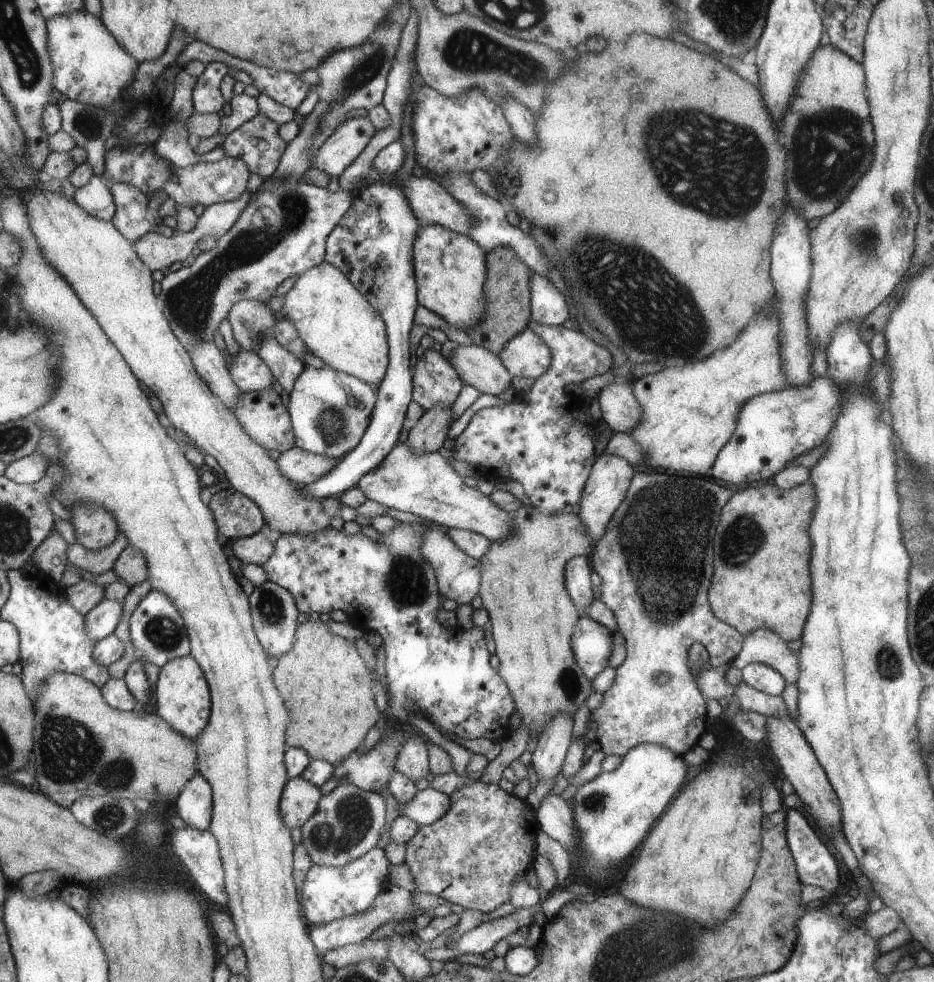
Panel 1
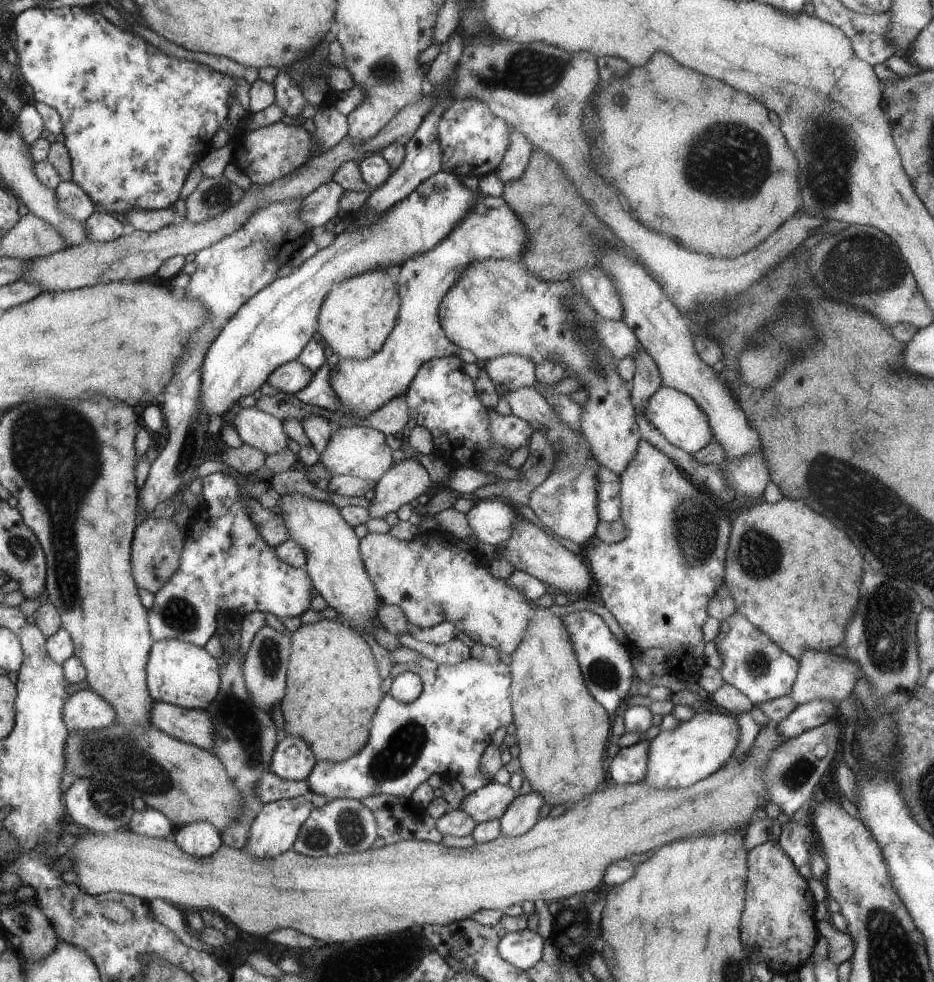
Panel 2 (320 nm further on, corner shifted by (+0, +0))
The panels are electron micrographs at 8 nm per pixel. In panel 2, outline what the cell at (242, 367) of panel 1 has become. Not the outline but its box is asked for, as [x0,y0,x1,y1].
[266,359,316,394]

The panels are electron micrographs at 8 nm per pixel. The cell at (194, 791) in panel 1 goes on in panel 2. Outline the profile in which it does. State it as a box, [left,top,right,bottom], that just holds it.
[172,821,223,858]

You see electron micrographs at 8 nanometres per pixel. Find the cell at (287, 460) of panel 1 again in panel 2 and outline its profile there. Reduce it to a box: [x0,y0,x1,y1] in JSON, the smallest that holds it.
[320,425,392,483]

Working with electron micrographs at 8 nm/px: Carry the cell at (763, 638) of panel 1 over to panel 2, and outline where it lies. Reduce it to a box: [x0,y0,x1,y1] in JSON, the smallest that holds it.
[791,649,861,705]

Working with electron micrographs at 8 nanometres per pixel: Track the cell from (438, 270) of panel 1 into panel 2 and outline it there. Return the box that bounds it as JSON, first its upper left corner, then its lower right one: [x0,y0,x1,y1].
[440,259,642,476]

